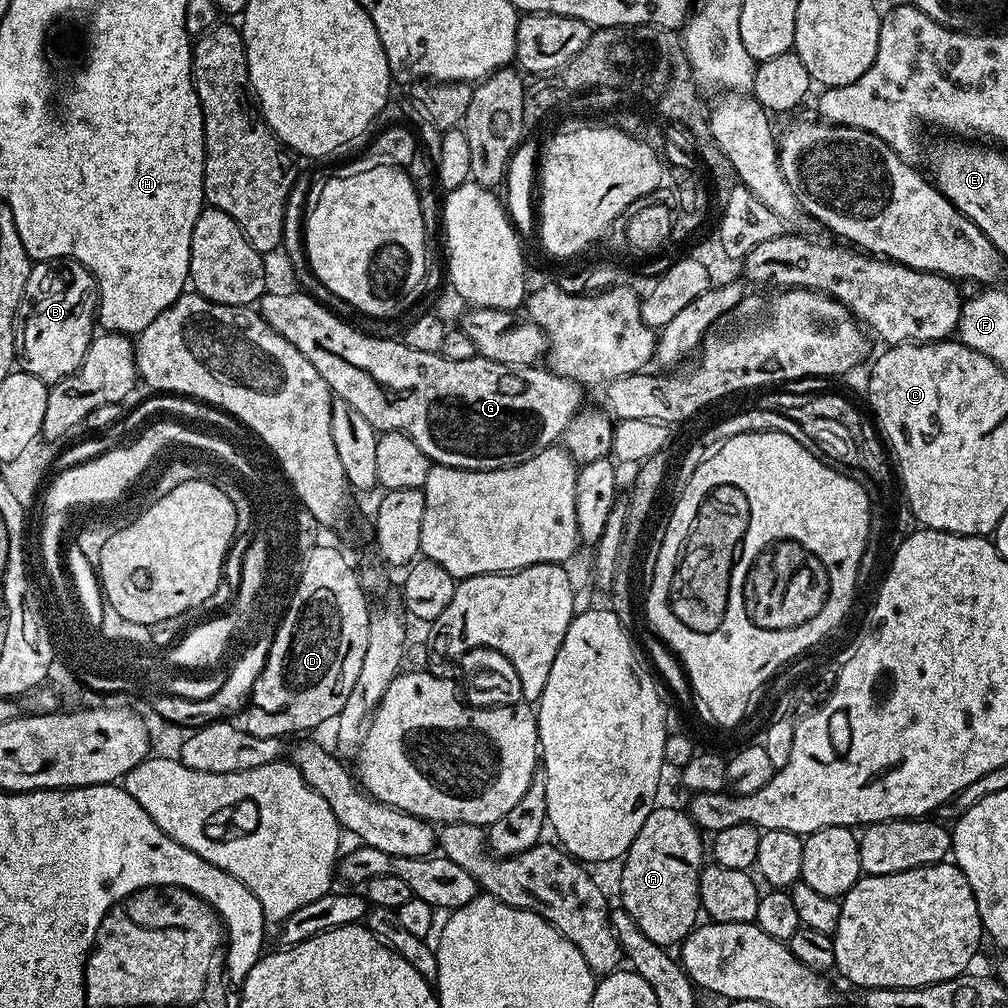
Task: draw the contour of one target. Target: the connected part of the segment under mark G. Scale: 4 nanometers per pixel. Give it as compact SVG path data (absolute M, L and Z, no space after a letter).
M303 290L295 291L296 292L265 291L264 295L261 296L258 301L258 311L261 318L263 318L275 332L282 334L282 338L286 338L286 342L290 342L290 346L294 346L294 350L301 352L314 366L314 370L318 370L318 374L322 374L322 378L328 383L328 387L332 389L333 397L342 399L350 406L354 406L354 410L358 410L358 414L362 414L362 418L366 418L366 422L370 422L370 426L374 426L377 433L401 432L409 436L418 446L418 450L422 450L422 454L426 454L433 465L445 464L451 468L465 468L466 470L478 470L479 472L482 470L512 468L516 464L521 464L530 458L534 458L534 454L553 447L553 445L563 437L565 430L570 426L570 422L575 418L576 413L581 411L582 405L585 403L585 401L583 402L585 389L581 387L581 385L574 383L570 378L559 376L558 373L549 370L547 367L503 364L502 362L487 360L485 356L479 354L466 362L454 362L450 358L446 358L440 352L414 350L400 338L396 338L396 340L383 340L380 336L367 336L366 333L359 332L354 325L348 324L352 322L335 316L330 309L324 307L323 304L319 304L318 301L313 298L313 296L309 296L307 292Z

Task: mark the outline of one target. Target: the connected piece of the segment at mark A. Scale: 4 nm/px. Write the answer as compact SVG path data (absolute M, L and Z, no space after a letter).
M657 806L622 858L620 900L624 904L621 905L650 942L679 945L701 919L700 870L706 863L706 844L700 841L700 836L701 829L687 811Z

